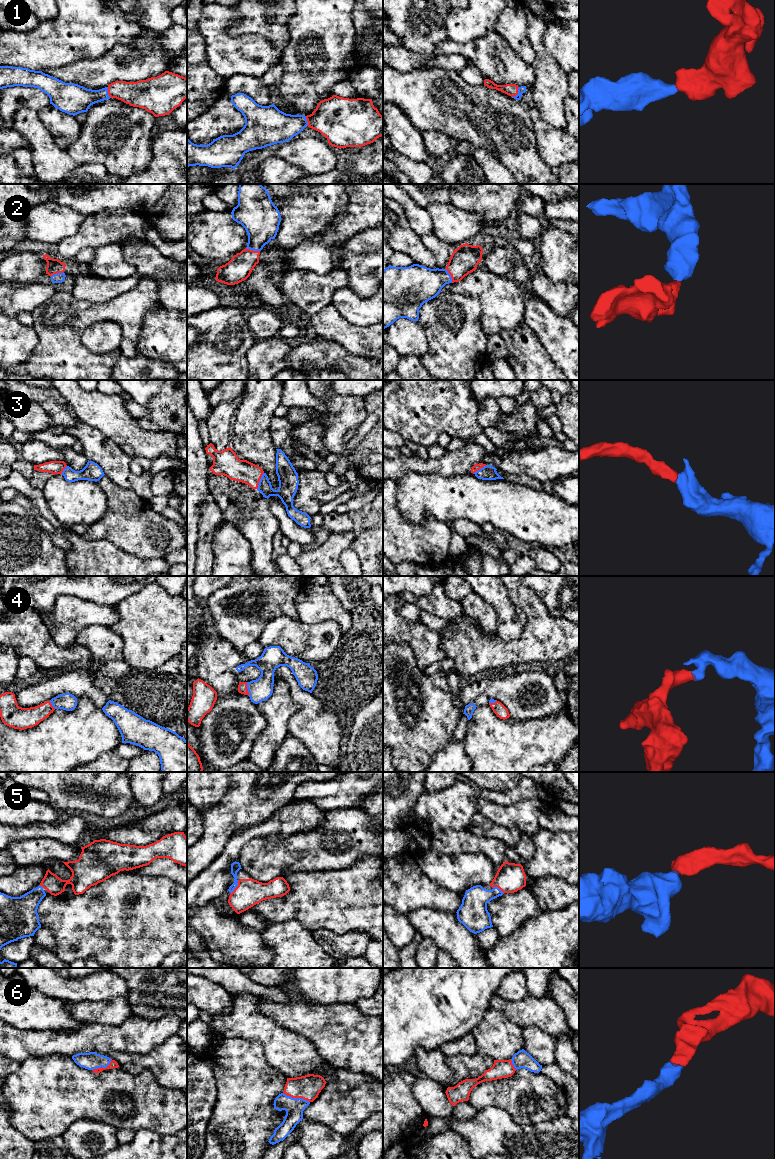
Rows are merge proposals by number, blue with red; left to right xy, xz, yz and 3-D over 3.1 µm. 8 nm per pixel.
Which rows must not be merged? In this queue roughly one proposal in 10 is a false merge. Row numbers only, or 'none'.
none

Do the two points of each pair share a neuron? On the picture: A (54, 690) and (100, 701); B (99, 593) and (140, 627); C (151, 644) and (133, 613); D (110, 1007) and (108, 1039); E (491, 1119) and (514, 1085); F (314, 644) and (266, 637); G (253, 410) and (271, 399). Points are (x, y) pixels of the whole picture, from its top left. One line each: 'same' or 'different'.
A: same
B: different
C: same
D: different
E: different
F: same
G: same

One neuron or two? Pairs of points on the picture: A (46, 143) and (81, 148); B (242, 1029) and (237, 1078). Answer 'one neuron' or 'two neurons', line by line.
A: two neurons
B: two neurons

